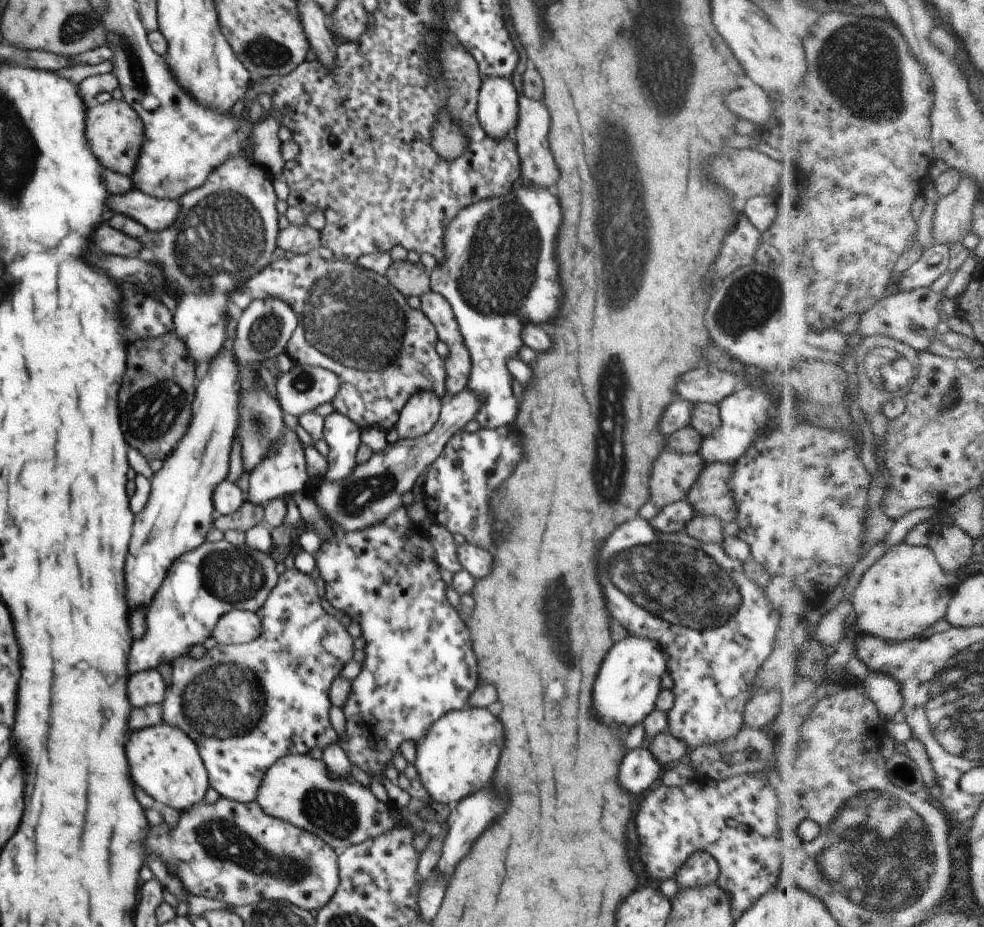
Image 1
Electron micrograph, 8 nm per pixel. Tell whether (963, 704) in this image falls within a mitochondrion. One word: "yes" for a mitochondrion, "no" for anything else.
yes

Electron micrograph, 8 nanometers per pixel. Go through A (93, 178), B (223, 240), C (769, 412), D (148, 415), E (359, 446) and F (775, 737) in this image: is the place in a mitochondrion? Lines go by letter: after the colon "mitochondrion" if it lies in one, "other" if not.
A: other
B: mitochondrion
C: mitochondrion
D: mitochondrion
E: other
F: other

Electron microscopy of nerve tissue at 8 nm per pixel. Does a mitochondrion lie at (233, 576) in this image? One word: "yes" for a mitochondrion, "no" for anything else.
yes

